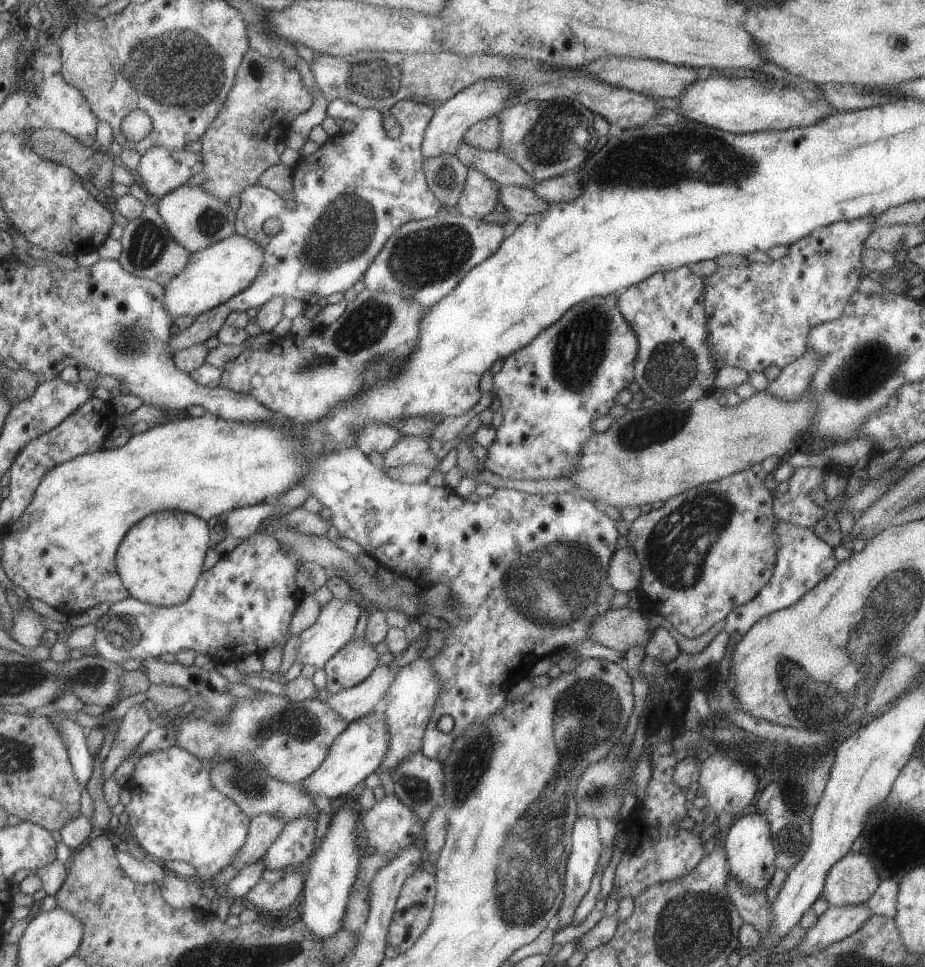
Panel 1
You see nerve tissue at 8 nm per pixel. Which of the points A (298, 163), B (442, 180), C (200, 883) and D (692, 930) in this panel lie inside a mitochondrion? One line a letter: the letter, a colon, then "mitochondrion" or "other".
A: other
B: mitochondrion
C: other
D: mitochondrion

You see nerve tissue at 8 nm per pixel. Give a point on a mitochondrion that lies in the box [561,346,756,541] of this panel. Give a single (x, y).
(646, 430)

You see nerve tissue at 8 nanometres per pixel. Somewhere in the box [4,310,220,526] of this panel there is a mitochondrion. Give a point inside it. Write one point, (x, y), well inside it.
(133, 342)

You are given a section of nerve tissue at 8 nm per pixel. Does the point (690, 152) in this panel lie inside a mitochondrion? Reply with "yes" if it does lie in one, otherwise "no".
yes

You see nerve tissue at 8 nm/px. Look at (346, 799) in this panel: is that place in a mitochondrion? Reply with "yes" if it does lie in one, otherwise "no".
no

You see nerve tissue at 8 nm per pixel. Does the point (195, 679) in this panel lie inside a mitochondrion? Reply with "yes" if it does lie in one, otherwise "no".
no

